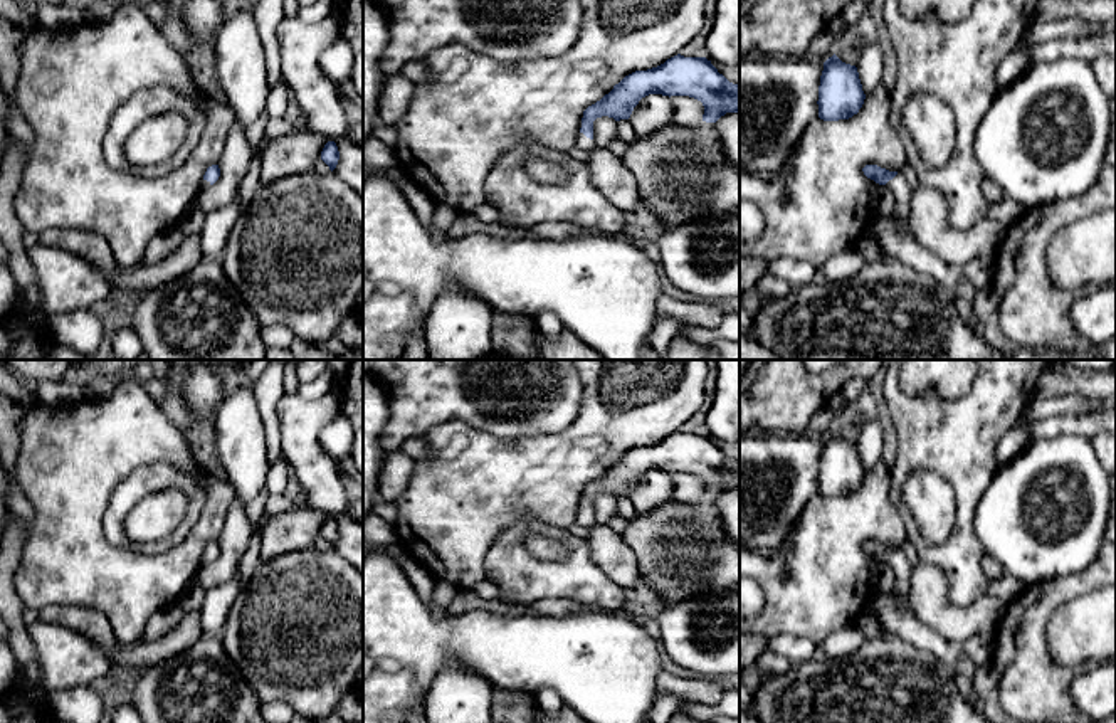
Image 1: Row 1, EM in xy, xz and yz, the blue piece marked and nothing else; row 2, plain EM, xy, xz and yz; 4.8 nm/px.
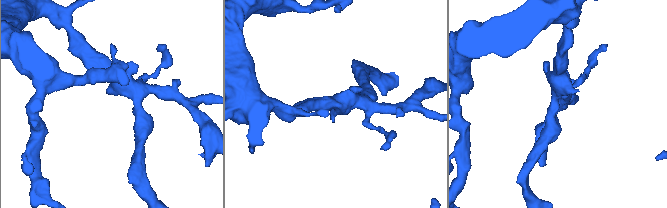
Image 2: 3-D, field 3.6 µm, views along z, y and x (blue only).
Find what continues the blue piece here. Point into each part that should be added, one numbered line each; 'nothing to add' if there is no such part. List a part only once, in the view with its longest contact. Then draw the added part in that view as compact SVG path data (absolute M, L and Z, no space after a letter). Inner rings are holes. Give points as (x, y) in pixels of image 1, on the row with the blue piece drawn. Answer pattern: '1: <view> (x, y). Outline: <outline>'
1: yz (900, 187). Outline: M903 172L886 183L894 193L894 208L892 215L898 219L899 227L904 234L913 234L909 225L909 200L911 200L911 188L904 178Z

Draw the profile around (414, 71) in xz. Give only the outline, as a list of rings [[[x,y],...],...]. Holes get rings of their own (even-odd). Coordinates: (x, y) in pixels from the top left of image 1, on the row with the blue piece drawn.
[[[410,61],[402,69],[400,74],[412,84],[424,84],[429,79],[427,69],[420,61]]]

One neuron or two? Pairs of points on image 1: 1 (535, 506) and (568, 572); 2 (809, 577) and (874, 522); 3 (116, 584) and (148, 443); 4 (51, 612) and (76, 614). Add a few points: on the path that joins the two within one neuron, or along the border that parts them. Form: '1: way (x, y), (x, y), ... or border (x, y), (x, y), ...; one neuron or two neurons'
1: border (540, 522), (567, 530); two neurons
2: way (826, 560), (858, 528); one neuron
3: way (89, 547), (89, 493), (111, 471); one neuron
4: way (57, 614), (69, 614); one neuron

